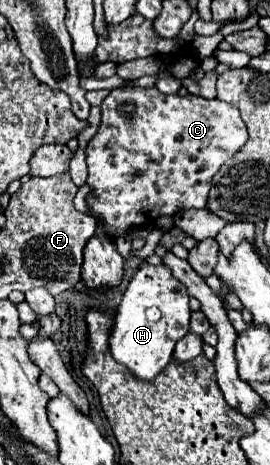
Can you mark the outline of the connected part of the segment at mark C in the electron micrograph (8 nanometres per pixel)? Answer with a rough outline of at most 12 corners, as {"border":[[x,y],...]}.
{"border":[[115,88],[87,144],[111,238],[205,208],[235,106]]}

